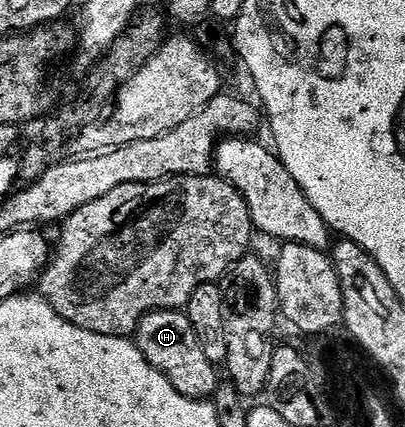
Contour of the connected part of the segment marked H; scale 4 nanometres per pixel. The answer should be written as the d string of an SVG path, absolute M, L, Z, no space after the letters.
M182 310L148 311L133 332L133 342L149 366L157 368L177 393L206 400L215 390L215 367L207 360L207 351Z

